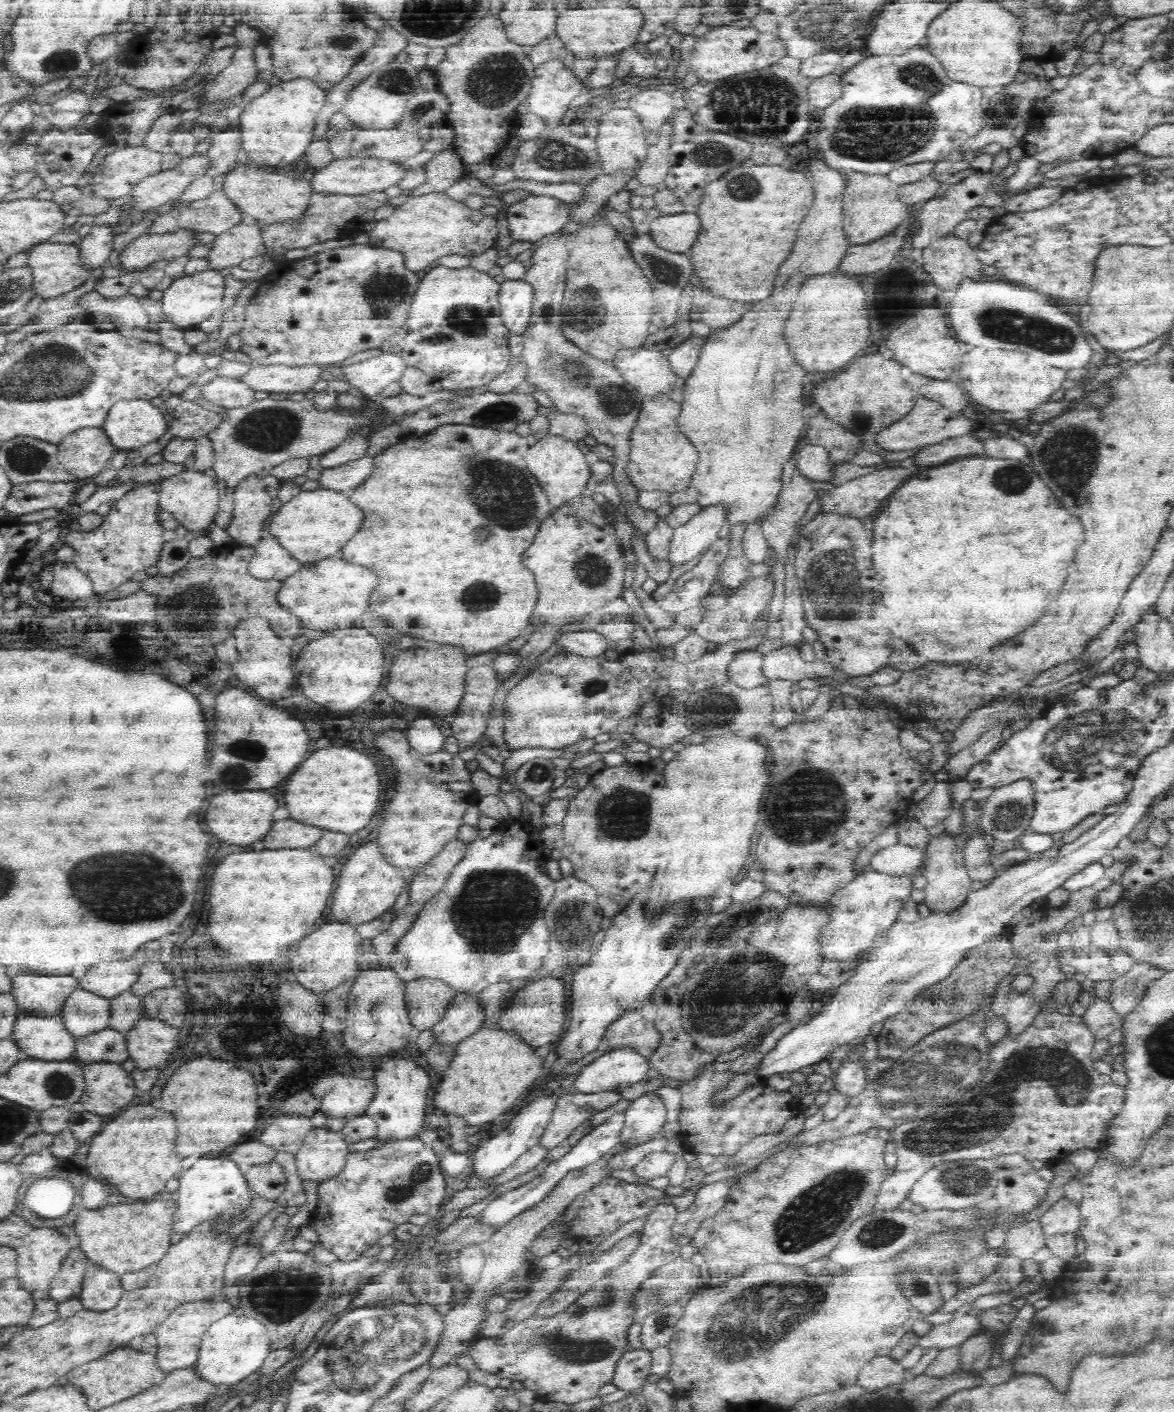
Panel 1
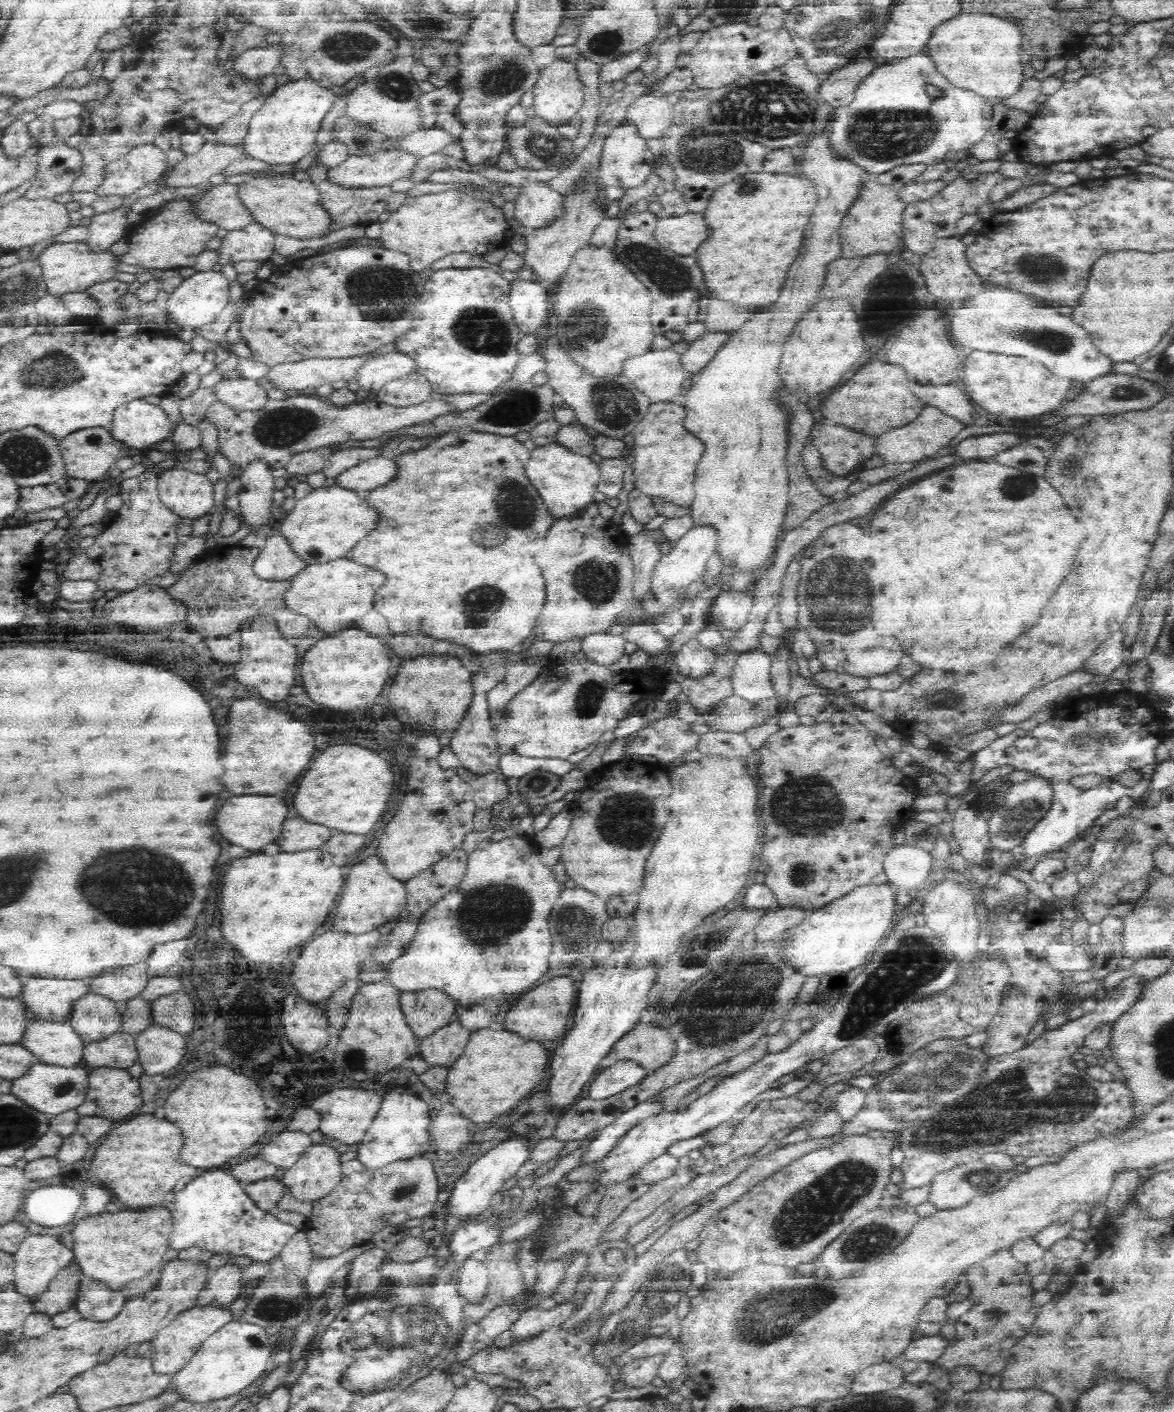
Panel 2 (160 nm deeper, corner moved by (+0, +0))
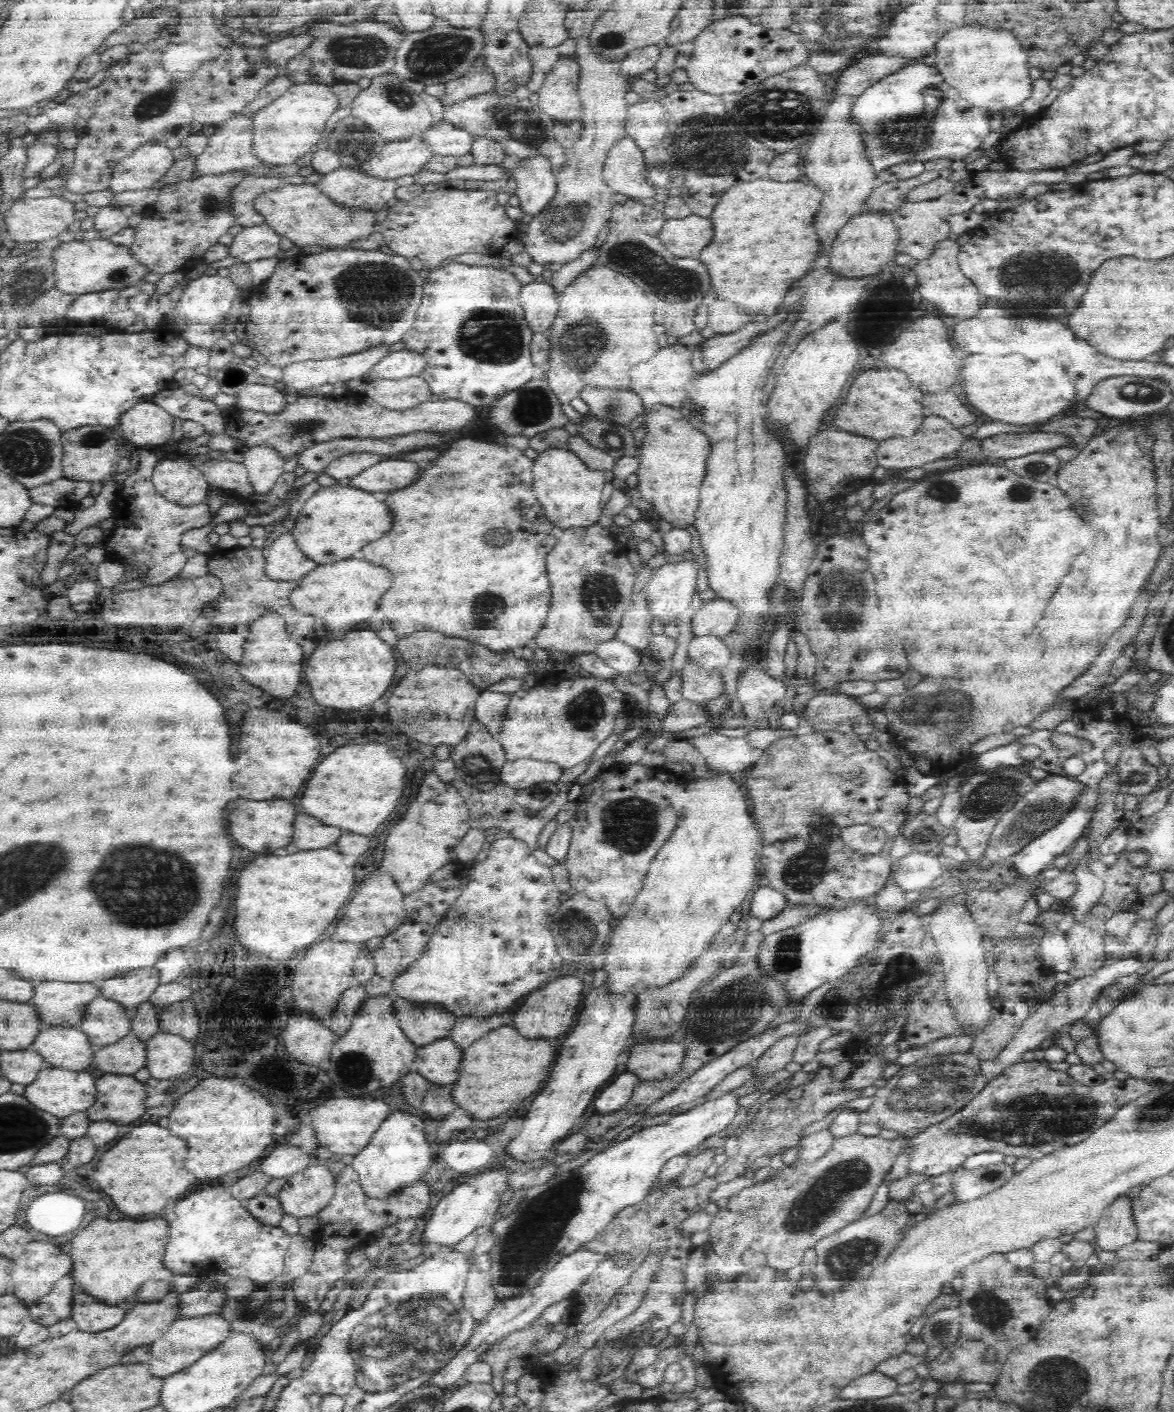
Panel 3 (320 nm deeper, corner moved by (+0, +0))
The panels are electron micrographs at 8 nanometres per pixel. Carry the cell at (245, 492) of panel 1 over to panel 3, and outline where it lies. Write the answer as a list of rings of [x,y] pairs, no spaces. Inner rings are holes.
[[[261,446],[244,451],[243,465],[254,494],[266,496],[283,473],[284,461],[270,447]]]

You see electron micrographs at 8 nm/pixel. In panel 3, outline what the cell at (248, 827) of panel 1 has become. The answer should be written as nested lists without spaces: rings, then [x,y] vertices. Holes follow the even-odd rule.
[[[240,800],[238,806],[228,814],[228,830],[240,846],[252,852],[270,854],[272,850],[290,844],[292,820],[294,806],[288,800]]]

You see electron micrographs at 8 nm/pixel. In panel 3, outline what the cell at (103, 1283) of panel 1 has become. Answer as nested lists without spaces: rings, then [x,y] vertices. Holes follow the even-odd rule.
[[[78,1289],[74,1295],[71,1317],[76,1321],[78,1329],[97,1332],[118,1325],[126,1312],[120,1306],[108,1304],[97,1296]]]

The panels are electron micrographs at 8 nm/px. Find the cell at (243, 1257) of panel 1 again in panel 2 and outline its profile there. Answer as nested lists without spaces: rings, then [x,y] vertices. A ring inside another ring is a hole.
[[[224,1264],[213,1273],[204,1292],[198,1295],[197,1305],[226,1306],[227,1303],[238,1298],[242,1280],[244,1280],[242,1266]]]

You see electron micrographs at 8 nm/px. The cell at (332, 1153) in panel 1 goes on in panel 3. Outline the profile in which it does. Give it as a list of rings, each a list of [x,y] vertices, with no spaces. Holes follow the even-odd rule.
[[[313,1159],[302,1170],[296,1170],[288,1176],[288,1181],[282,1186],[277,1195],[286,1213],[298,1219],[315,1215],[318,1210],[322,1210],[332,1200],[336,1192],[336,1174],[331,1172],[328,1166],[323,1166],[322,1163]]]

